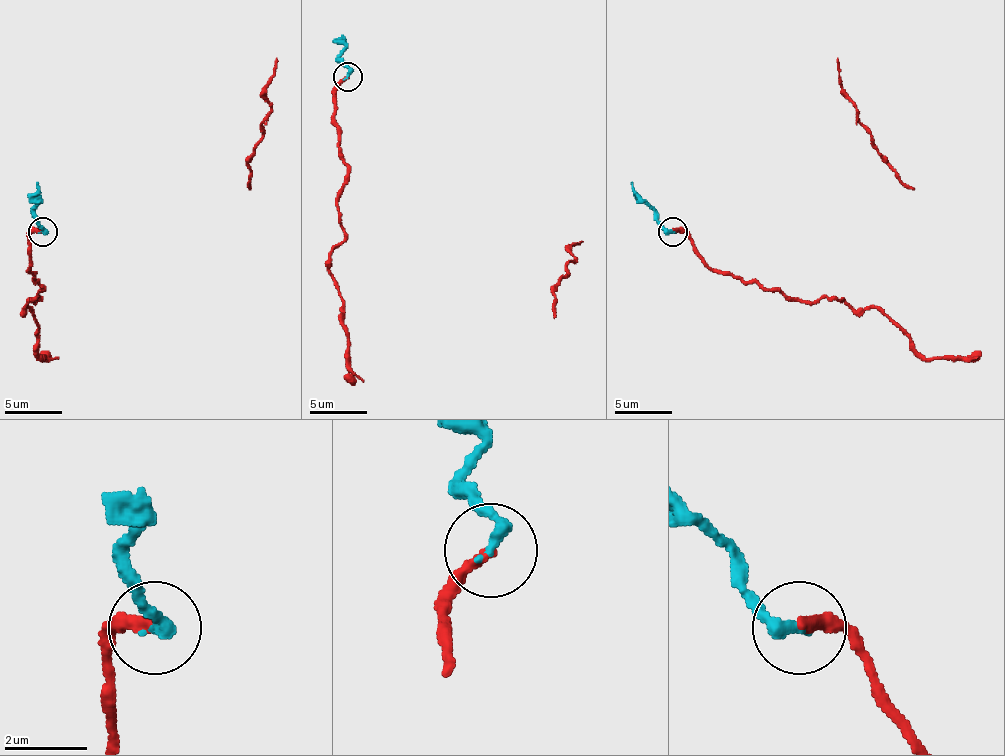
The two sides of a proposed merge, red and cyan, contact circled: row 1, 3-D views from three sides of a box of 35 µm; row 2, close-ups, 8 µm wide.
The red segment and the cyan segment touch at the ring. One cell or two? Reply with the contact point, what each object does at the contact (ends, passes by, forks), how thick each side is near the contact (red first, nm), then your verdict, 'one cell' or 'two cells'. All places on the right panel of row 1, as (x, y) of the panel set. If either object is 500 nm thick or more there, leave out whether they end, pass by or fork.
(673, 231) | red ends | cyan ends | 280/300 nm | one cell

